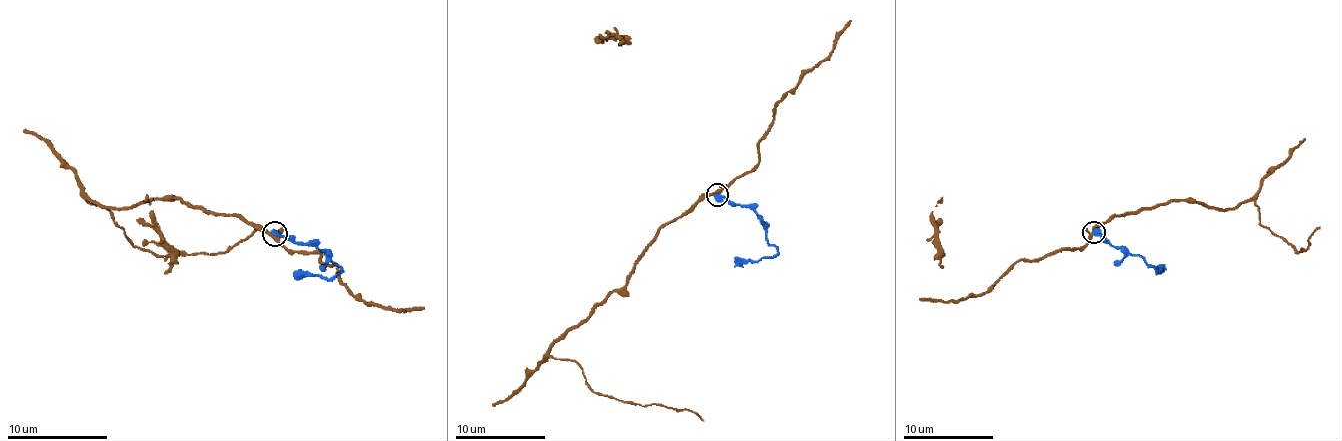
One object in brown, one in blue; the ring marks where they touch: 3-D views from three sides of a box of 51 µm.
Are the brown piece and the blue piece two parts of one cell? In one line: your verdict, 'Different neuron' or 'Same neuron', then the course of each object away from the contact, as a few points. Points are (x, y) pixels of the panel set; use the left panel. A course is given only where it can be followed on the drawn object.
Different neuron. Course of brown: (275, 234), (177, 199), (127, 209), (87, 199), (160, 256), (225, 251), (260, 226). Course of blue: (275, 234), (313, 244), (340, 269), (328, 279), (292, 274)

